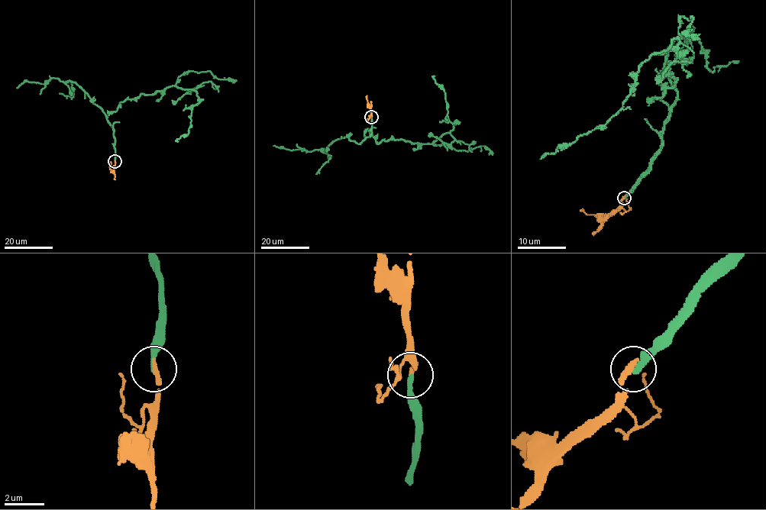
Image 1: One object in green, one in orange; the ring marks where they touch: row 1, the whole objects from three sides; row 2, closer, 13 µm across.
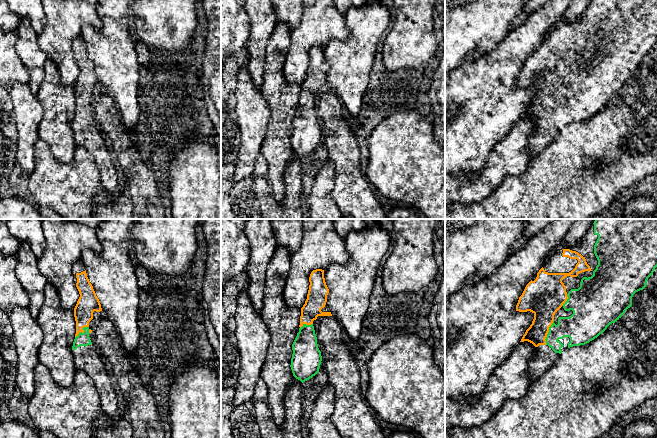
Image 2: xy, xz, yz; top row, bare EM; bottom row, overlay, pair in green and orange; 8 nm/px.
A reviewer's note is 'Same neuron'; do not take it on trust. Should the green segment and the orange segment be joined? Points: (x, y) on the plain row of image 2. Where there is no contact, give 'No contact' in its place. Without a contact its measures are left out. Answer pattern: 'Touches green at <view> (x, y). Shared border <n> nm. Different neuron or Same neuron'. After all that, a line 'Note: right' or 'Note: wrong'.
Touches green at yz (548, 108). Shared border 220 nm. Same neuron
Note: right

